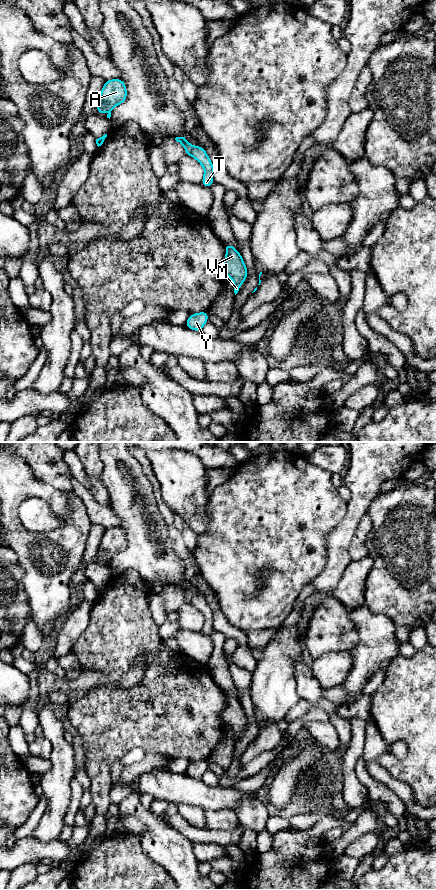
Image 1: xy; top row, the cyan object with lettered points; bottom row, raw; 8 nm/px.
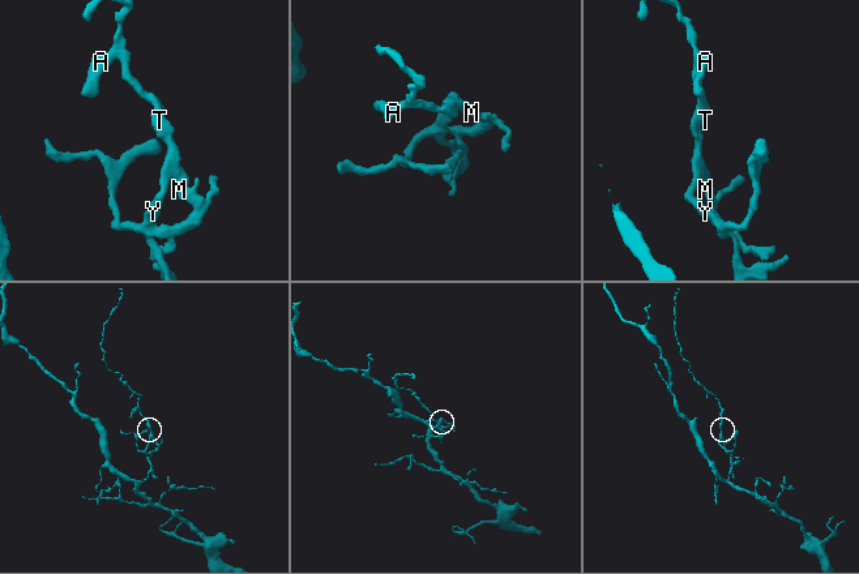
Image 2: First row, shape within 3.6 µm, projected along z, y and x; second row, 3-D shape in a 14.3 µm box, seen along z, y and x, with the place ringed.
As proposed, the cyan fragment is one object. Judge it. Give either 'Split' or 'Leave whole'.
Leave whole

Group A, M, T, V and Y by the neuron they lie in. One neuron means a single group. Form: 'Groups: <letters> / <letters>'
Groups: A M T V Y

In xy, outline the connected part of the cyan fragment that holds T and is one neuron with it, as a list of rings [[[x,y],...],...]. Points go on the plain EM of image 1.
[[[176,585],[175,588],[184,594],[187,603],[195,606],[203,614],[204,625],[201,632],[210,635],[214,631],[214,614],[204,596],[191,593],[185,585]]]

